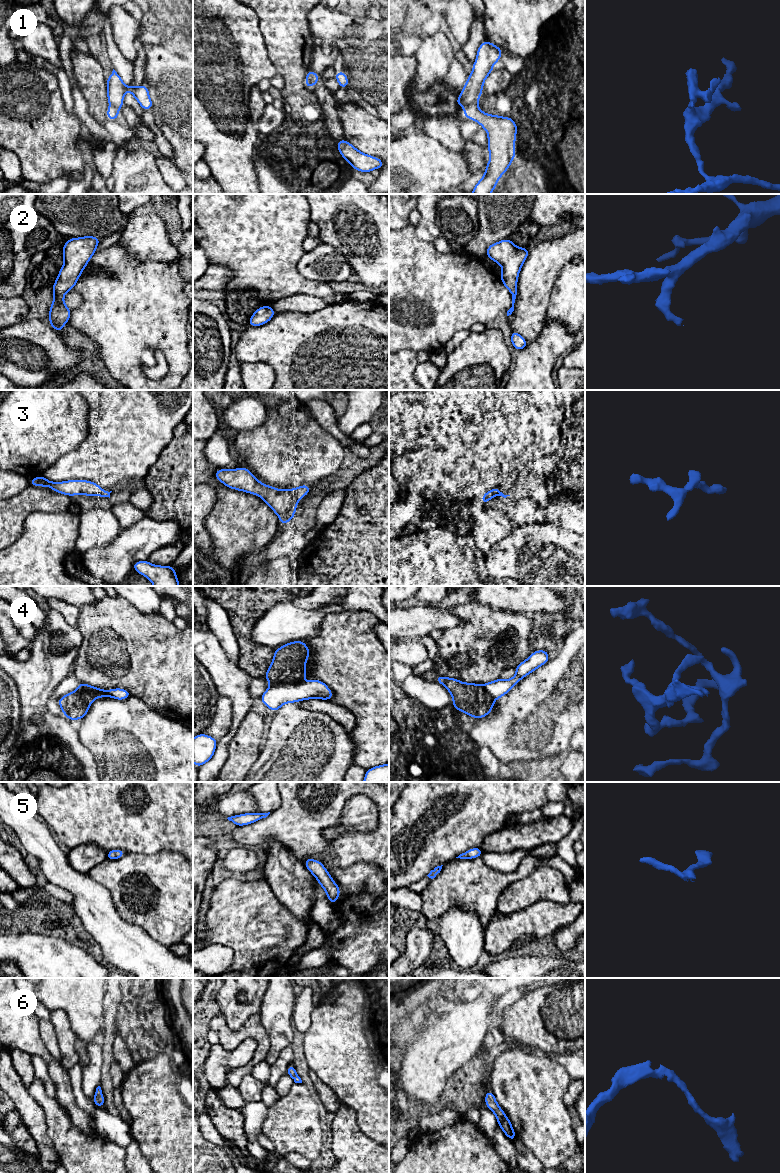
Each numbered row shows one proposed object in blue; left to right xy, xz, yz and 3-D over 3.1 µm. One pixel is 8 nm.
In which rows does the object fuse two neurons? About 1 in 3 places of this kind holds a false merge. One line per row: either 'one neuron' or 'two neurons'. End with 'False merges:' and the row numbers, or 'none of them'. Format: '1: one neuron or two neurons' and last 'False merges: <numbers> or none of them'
1: two neurons
2: one neuron
3: one neuron
4: two neurons
5: one neuron
6: one neuron
False merges: 1, 4

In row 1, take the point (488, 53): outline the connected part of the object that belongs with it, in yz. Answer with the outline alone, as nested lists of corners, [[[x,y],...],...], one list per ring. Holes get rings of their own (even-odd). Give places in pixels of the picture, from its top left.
[[[489,41],[483,42],[477,51],[476,61],[473,63],[472,73],[460,94],[454,102],[464,107],[477,104],[483,89],[483,83],[491,71],[493,64],[500,61],[502,49]]]

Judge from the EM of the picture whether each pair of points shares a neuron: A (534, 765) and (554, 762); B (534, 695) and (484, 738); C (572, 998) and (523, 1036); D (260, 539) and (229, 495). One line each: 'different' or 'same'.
A: same
B: same
C: same
D: same

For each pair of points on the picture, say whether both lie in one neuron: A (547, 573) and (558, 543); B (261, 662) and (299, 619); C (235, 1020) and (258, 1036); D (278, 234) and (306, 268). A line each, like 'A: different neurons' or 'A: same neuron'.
A: same neuron
B: different neurons
C: different neurons
D: different neurons

